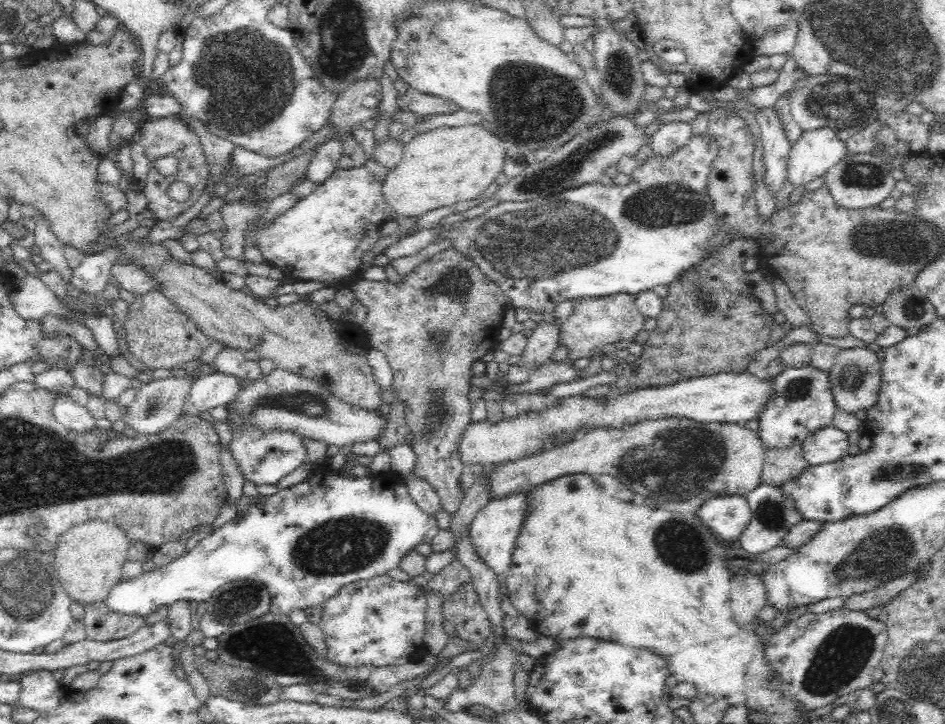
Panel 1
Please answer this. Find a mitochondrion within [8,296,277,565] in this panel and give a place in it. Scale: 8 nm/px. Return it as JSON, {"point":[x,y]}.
{"point":[153,403]}

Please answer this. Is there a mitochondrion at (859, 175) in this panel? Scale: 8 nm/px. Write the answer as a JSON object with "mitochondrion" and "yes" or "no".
{"mitochondrion":"yes"}

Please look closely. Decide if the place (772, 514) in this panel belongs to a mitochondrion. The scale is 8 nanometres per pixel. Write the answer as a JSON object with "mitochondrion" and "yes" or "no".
{"mitochondrion":"yes"}

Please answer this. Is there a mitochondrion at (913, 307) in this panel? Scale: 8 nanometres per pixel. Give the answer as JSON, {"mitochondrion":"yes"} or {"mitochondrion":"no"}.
{"mitochondrion":"yes"}

